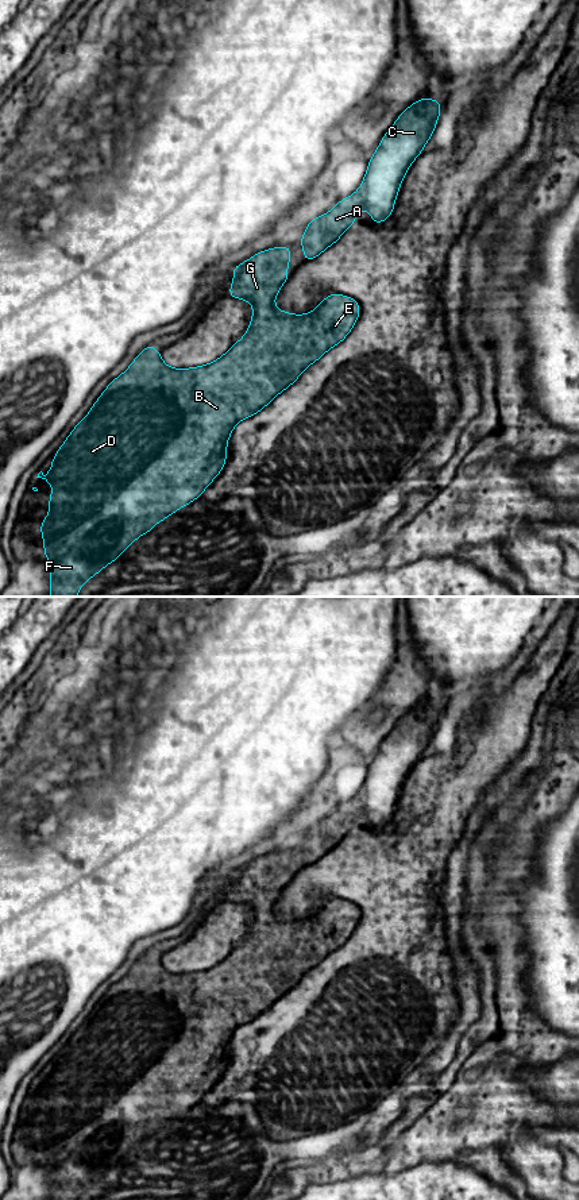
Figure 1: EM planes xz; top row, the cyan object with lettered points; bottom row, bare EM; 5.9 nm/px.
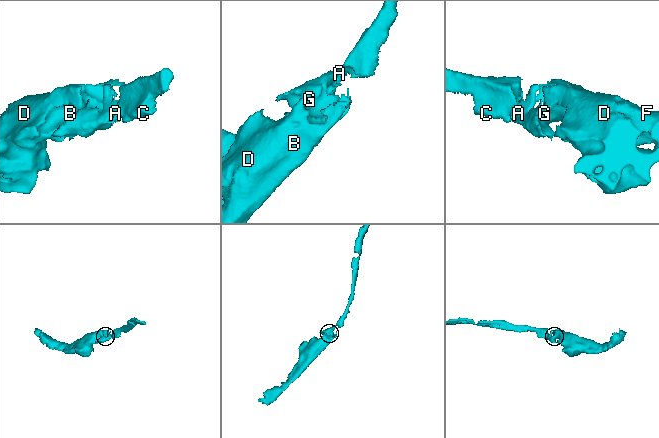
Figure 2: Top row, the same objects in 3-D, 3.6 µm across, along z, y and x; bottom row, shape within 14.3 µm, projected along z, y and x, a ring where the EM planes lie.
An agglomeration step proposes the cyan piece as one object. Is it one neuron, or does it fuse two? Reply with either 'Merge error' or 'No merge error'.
No merge error

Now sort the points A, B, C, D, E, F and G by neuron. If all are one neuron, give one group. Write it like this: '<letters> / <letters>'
A B C D E F G

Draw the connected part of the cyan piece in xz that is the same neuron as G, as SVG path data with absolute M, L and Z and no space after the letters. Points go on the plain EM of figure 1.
M279 850L259 856L248 865L232 872L233 887L228 895L228 900L232 903L247 904L254 918L250 926L250 931L244 941L235 948L223 961L209 969L202 969L192 973L171 973L162 965L161 957L148 949L131 968L131 971L117 983L115 983L107 993L101 998L97 1006L90 1012L89 1018L81 1025L70 1037L67 1043L59 1052L51 1066L51 1076L45 1081L40 1076L36 1083L42 1083L46 1088L54 1089L57 1093L50 1096L49 1104L49 1120L40 1127L45 1164L51 1166L50 1176L50 1196L49 1200L77 1200L80 1193L92 1181L101 1177L103 1173L117 1165L120 1160L142 1139L151 1137L154 1131L166 1124L170 1119L175 1118L182 1111L189 1110L194 1104L200 1103L202 1096L212 1088L212 1085L221 1077L227 1065L227 1047L235 1033L235 1030L246 1023L252 1022L267 1011L279 998L293 989L297 983L305 976L306 972L319 965L327 956L341 948L351 937L360 919L360 910L352 902L346 902L340 898L333 898L321 904L320 910L306 919L292 919L275 912L274 904L279 898L279 892L286 888L287 869L290 868L290 850Z

